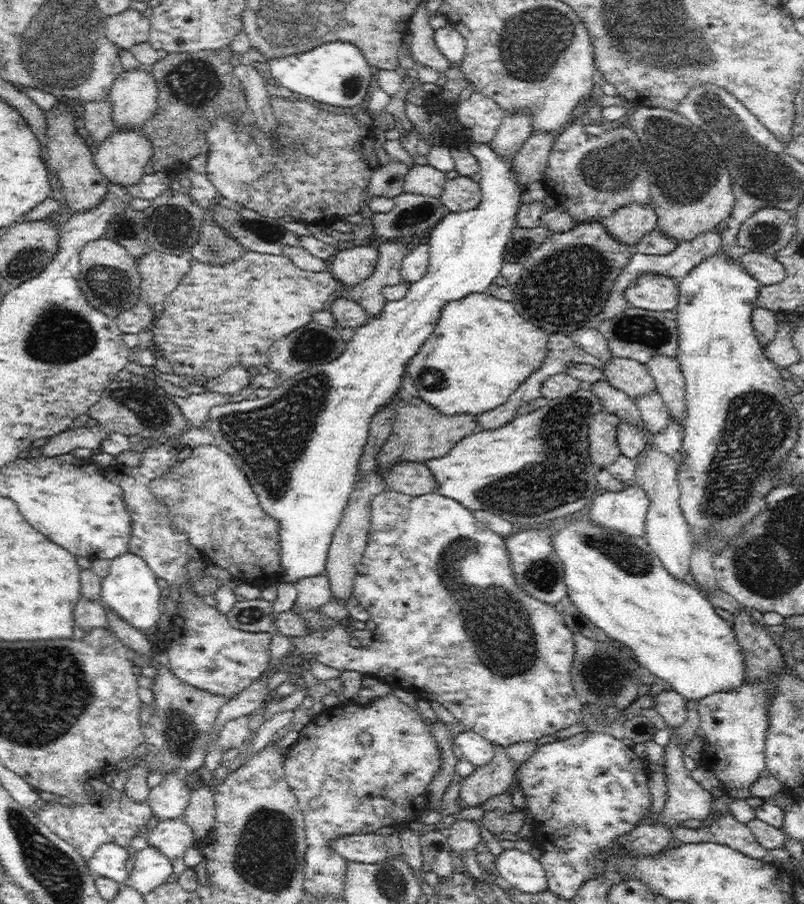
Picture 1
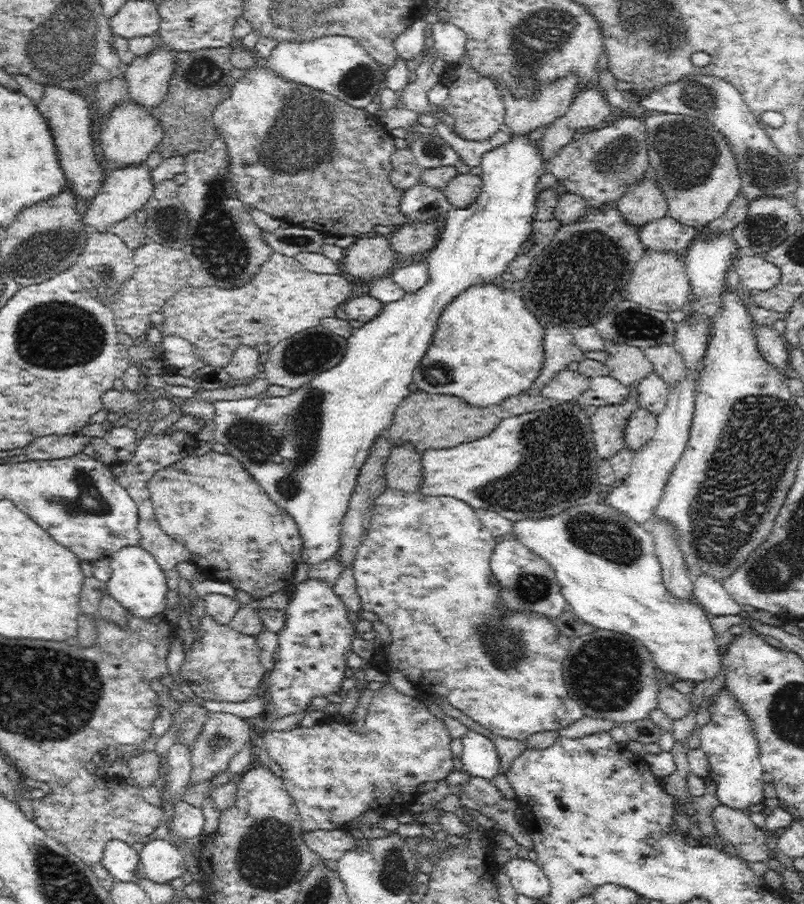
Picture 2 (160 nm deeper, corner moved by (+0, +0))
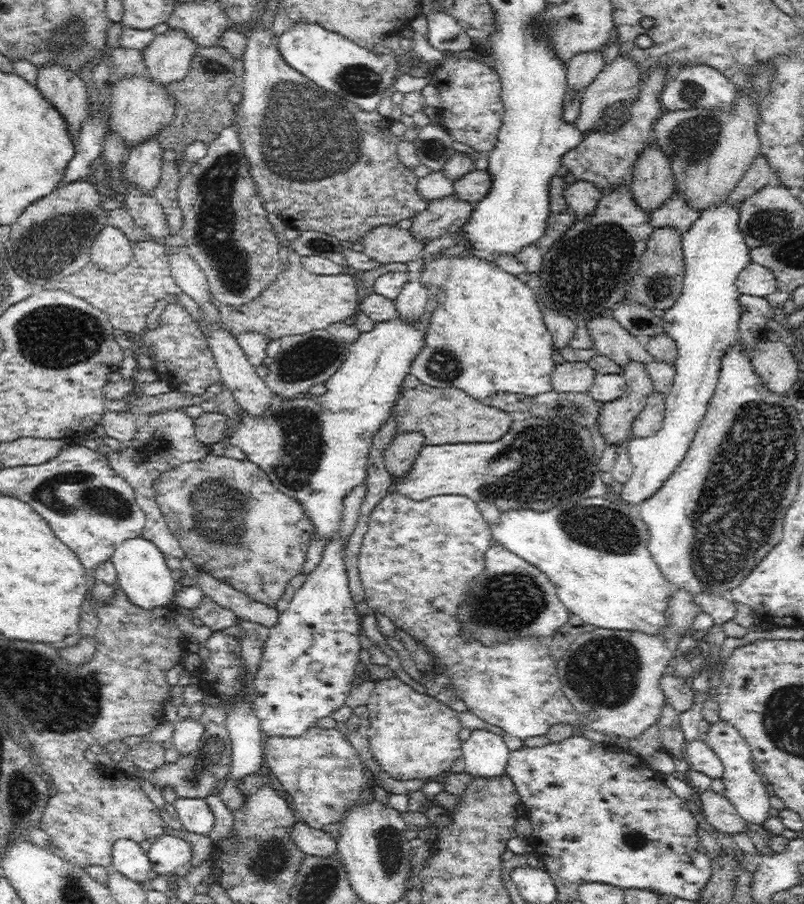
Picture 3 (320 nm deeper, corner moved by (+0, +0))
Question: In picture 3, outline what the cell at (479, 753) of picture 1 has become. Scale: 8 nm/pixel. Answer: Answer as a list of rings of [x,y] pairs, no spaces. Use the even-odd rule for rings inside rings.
[[[486,729],[474,730],[461,749],[465,772],[473,777],[496,778],[505,773],[510,750],[498,734]]]

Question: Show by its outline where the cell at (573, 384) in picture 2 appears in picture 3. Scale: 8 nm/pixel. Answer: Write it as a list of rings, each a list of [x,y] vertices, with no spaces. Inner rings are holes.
[[[584,361],[564,362],[557,364],[550,380],[556,392],[588,392],[593,385],[596,372]]]

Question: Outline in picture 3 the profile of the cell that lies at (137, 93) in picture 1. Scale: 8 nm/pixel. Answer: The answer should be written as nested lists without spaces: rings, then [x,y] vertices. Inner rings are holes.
[[[168,29],[166,33],[158,34],[142,53],[146,77],[150,77],[154,83],[164,88],[174,81],[182,80],[190,72],[190,62],[196,56],[198,48],[199,45],[182,30]]]

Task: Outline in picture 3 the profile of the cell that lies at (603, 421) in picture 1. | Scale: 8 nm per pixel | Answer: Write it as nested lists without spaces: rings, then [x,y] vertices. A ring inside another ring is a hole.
[[[638,361],[627,362],[623,366],[623,377],[627,391],[618,398],[602,404],[598,416],[598,428],[608,445],[618,448],[631,436],[634,419],[644,410],[649,394],[654,391],[652,377],[645,364]]]

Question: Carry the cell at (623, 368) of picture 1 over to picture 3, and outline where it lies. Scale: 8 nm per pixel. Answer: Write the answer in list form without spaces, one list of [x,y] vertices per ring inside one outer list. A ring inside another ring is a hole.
[[[609,313],[590,319],[586,325],[597,354],[610,358],[620,367],[623,368],[630,361],[646,364],[653,360],[652,355],[646,350],[644,341],[624,329],[618,319]]]

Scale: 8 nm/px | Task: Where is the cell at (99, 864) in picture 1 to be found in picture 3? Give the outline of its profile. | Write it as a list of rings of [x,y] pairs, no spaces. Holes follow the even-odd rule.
[[[130,839],[114,842],[110,868],[137,883],[149,880],[148,874],[152,870],[147,851]]]

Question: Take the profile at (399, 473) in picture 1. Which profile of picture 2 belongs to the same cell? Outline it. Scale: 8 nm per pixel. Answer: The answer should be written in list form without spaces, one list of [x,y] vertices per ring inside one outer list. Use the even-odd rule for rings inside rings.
[[[400,443],[392,447],[391,456],[386,460],[387,487],[406,493],[419,493],[423,484],[422,455],[410,443]]]

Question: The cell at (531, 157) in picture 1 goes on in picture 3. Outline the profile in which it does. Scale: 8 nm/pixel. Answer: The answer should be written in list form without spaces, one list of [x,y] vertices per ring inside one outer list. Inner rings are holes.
[[[617,56],[616,59],[604,65],[604,68],[596,75],[596,78],[590,82],[583,92],[580,106],[580,116],[573,125],[583,133],[596,130],[596,126],[600,125],[608,108],[617,104],[627,105],[636,100],[641,90],[640,77],[643,76],[640,72],[640,67],[634,59],[628,56]]]

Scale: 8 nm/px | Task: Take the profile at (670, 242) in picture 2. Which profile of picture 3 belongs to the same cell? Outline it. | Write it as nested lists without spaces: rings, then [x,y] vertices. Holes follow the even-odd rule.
[[[674,191],[661,207],[649,212],[650,226],[674,227],[682,236],[700,216],[698,209],[690,207],[684,196]]]

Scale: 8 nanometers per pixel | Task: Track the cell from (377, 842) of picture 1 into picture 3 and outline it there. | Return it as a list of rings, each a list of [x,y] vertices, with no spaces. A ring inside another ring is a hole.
[[[303,820],[294,824],[290,838],[305,856],[332,856],[337,851],[337,839],[328,830],[312,828]]]

